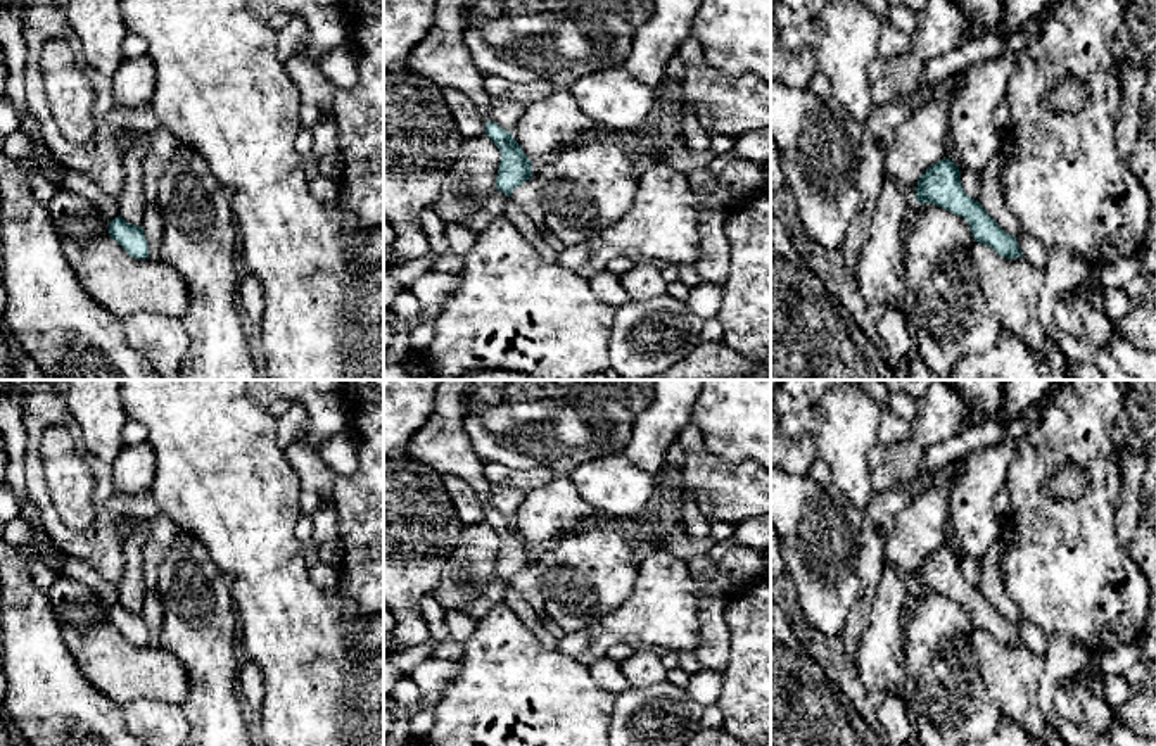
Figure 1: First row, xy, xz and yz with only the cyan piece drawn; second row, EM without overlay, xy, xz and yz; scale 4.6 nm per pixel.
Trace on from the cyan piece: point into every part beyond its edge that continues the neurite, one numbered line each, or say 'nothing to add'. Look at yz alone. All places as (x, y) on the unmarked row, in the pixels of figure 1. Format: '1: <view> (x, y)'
nothing to add

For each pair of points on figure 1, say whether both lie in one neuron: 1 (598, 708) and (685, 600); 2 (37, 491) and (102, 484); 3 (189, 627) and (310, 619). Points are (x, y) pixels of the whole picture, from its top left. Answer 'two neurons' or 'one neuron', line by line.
1: two neurons
2: one neuron
3: two neurons

